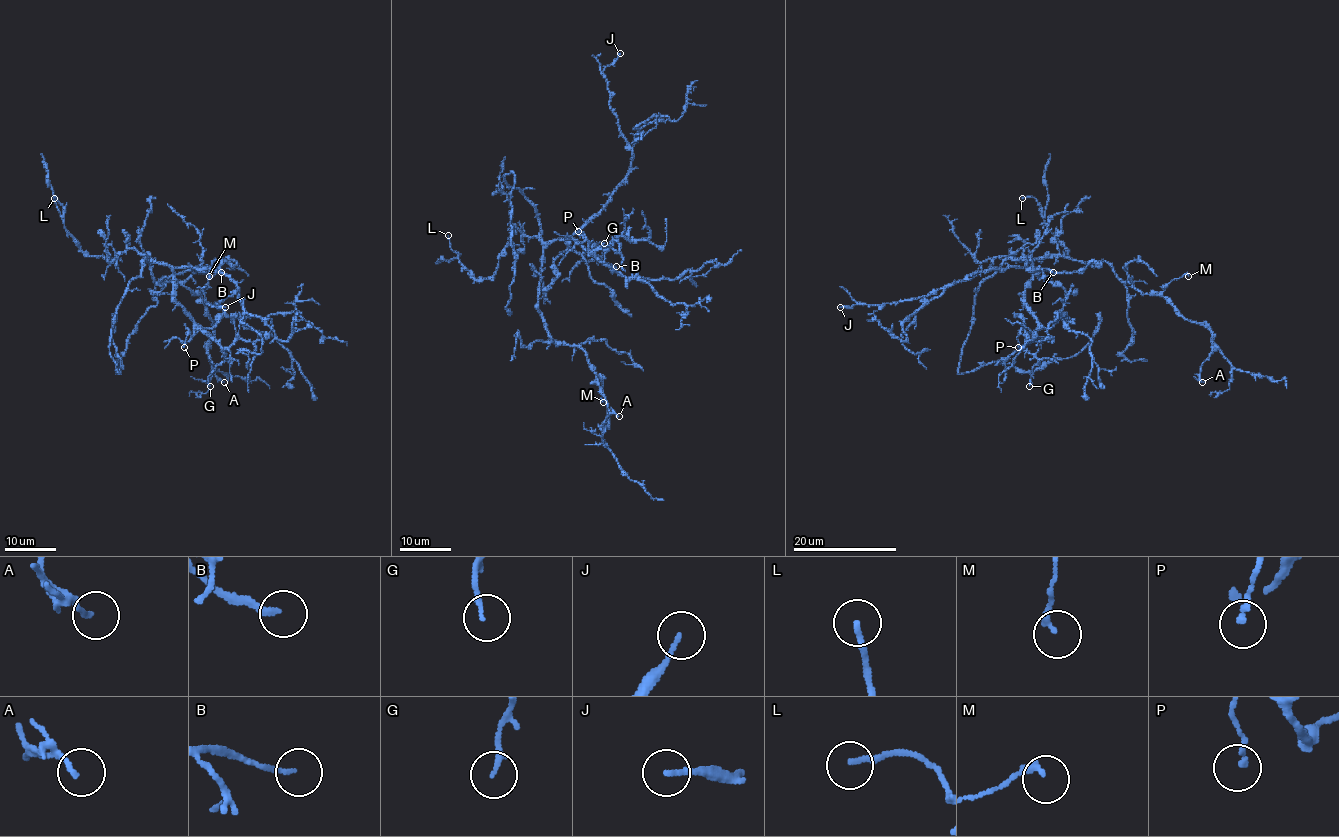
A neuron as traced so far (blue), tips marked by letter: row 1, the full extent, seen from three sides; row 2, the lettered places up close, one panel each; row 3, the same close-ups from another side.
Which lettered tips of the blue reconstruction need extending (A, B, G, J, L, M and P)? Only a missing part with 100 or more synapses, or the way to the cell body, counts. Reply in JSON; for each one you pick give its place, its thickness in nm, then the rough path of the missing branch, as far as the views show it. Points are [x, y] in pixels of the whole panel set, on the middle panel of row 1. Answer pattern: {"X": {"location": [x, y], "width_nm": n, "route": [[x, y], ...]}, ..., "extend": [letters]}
{"B": {"location": [616, 266], "width_nm": 170, "route": [[616, 266], [643, 264], [656, 317], [740, 362], [767, 443], [730, 340], [732, 252], [710, 252], [705, 289]]}, "extend": ["B"]}

